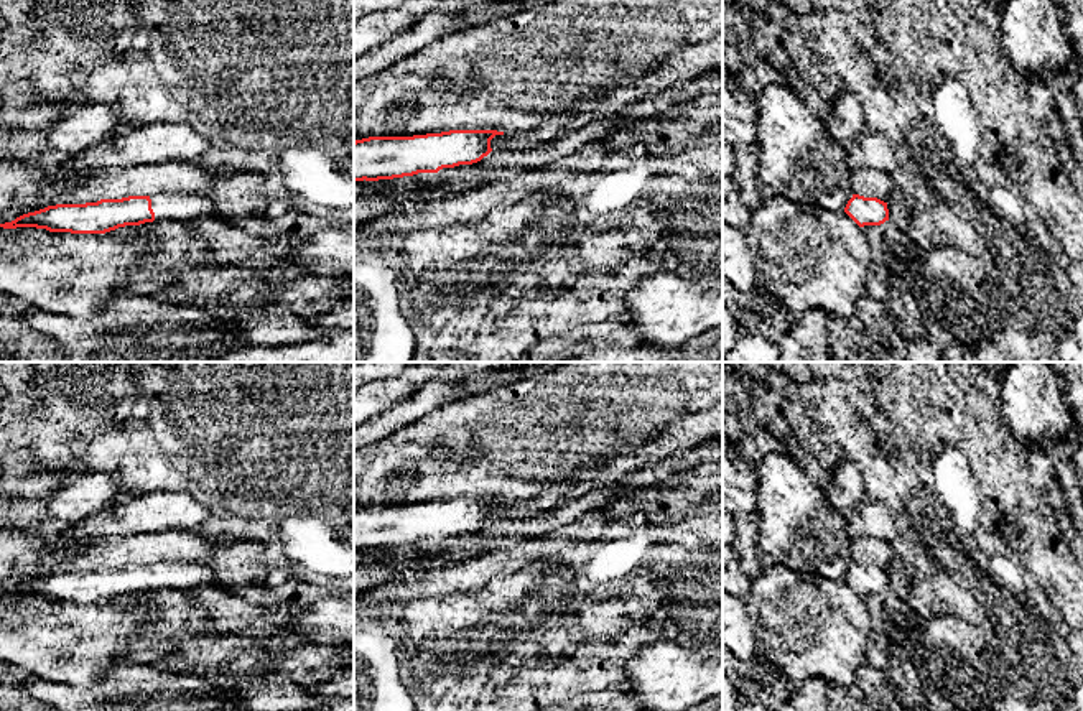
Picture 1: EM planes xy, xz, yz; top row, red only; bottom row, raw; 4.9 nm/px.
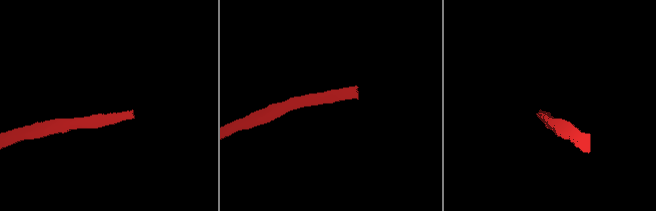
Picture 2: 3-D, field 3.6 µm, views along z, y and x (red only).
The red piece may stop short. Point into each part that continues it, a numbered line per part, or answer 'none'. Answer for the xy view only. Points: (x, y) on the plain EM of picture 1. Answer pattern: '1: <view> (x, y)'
1: xy (168, 575)

